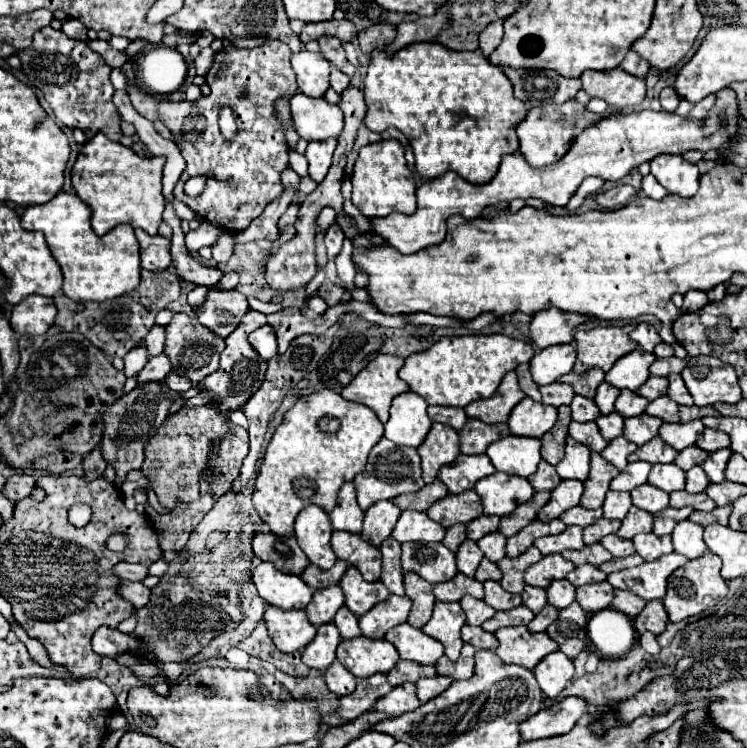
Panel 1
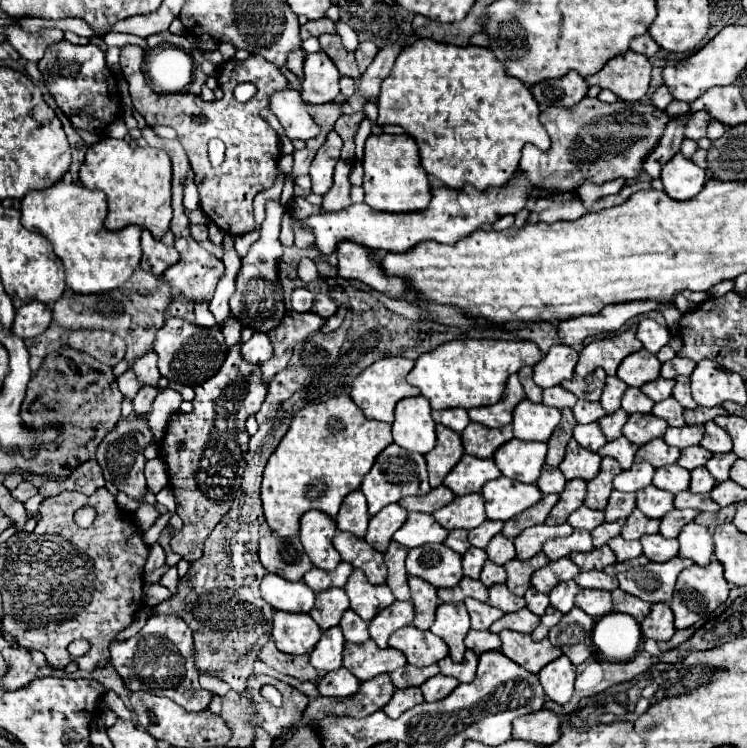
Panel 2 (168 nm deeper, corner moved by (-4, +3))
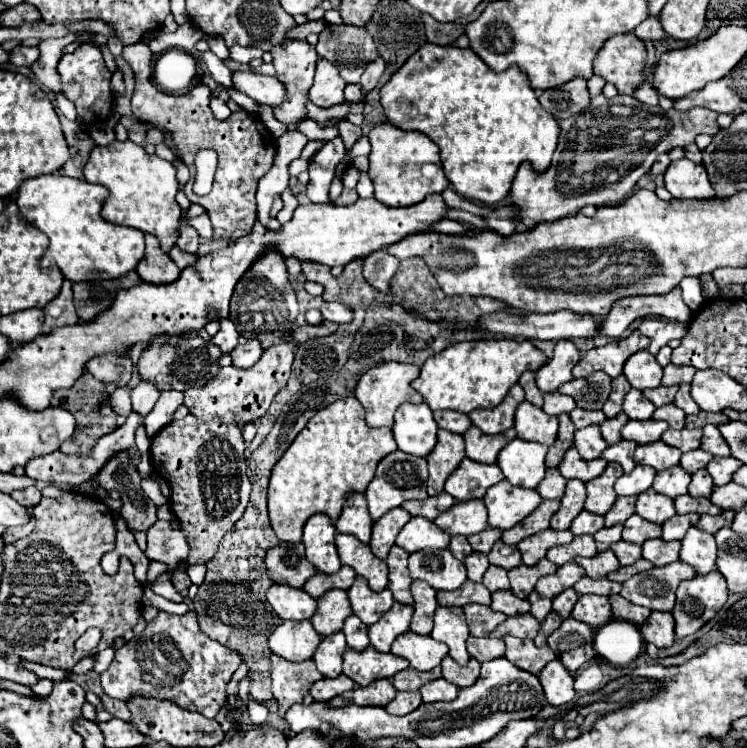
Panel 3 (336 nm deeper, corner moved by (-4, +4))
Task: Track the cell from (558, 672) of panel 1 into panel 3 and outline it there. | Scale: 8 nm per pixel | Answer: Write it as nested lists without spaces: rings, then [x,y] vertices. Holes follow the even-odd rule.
[[[561,660],[549,662],[541,674],[539,680],[545,690],[545,698],[551,706],[561,706],[573,700],[575,690],[573,690],[573,676],[565,670]]]

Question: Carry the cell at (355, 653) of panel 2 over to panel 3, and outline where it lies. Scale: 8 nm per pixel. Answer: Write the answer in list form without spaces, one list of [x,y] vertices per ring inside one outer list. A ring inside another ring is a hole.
[[[367,646],[365,650],[347,648],[343,654],[343,674],[355,680],[359,686],[367,686],[379,678],[393,678],[407,666],[409,662],[405,662],[405,658],[391,652],[377,652],[373,646]]]

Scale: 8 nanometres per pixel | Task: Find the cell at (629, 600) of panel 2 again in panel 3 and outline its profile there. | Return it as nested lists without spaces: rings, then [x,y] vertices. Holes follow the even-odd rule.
[[[619,594],[611,596],[611,598],[609,598],[609,602],[611,602],[613,614],[615,614],[617,618],[627,620],[627,622],[633,622],[633,624],[643,624],[643,622],[649,618],[649,614],[651,614],[651,610],[649,610],[649,608],[635,606],[635,604],[627,602],[627,600],[625,600],[623,596],[619,596]]]

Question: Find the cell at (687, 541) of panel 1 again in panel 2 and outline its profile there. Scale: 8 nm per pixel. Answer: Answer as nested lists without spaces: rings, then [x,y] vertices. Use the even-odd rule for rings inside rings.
[[[689,523],[677,539],[681,543],[679,557],[687,557],[695,565],[701,565],[701,567],[713,561],[713,541],[711,541],[711,533],[707,527]]]

